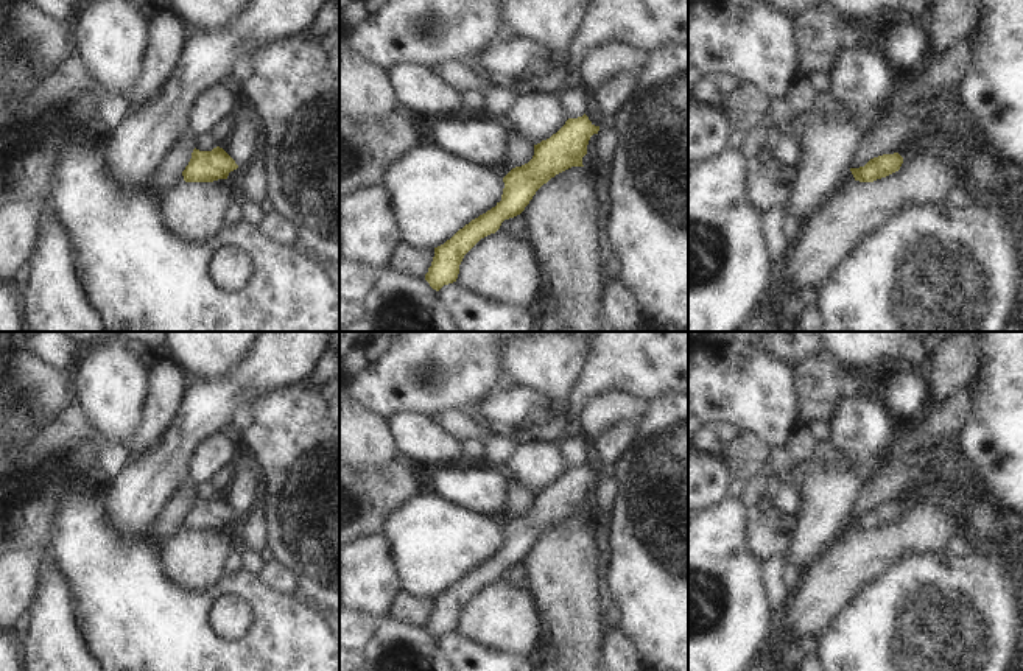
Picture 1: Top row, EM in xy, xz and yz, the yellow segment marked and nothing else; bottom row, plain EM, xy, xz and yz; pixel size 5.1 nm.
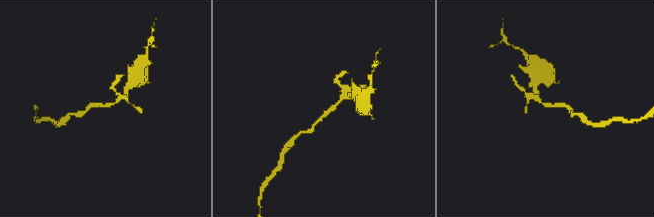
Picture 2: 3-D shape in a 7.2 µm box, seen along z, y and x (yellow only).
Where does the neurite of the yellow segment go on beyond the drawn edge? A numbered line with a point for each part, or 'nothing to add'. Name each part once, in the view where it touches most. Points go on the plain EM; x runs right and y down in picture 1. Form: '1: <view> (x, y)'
nothing to add

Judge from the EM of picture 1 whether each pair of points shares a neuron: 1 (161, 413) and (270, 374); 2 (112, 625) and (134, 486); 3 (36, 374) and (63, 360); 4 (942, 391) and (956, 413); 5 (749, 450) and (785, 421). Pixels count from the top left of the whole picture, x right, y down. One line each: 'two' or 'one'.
1: two
2: two
3: two
4: two
5: two

